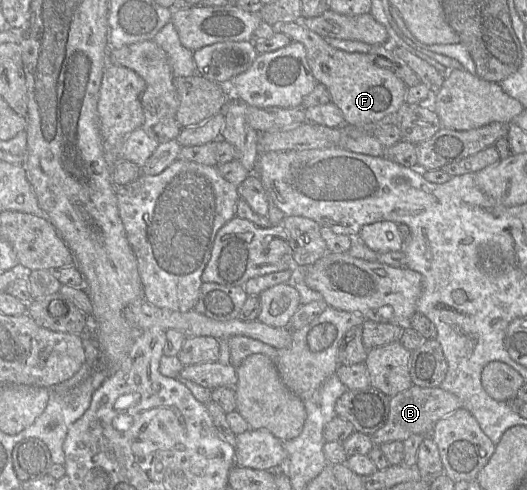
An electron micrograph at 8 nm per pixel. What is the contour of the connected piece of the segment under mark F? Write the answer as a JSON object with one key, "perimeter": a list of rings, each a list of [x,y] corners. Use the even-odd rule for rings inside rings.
{"perimeter":[[[300,21],[274,26],[292,41],[300,42],[306,50],[306,59],[317,83],[324,85],[333,102],[341,111],[344,124],[352,127],[372,127],[386,115],[395,113],[404,103],[406,84],[391,69],[374,63],[368,53],[346,52],[329,45],[321,35],[306,28]]]}

